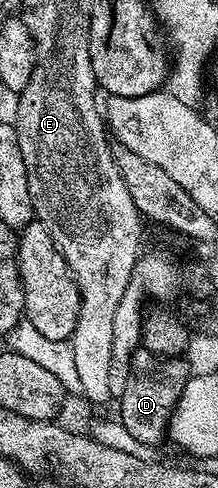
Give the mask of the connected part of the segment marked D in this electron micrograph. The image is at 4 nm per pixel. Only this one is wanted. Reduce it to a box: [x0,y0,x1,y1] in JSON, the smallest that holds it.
[119,346,190,445]

